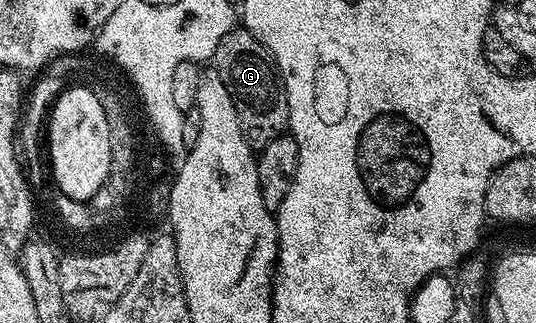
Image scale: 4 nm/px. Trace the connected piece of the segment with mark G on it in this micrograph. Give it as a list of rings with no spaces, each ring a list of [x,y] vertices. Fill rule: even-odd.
[[[234,26],[219,41],[211,60],[212,66],[223,77],[223,85],[227,85],[227,93],[231,93],[231,101],[235,101],[235,113],[239,113],[239,125],[243,129],[243,137],[247,145],[254,149],[267,146],[275,137],[286,134],[289,125],[289,106],[285,96],[285,86],[281,84],[281,74],[277,71],[277,63],[260,41],[246,31],[244,26]]]

